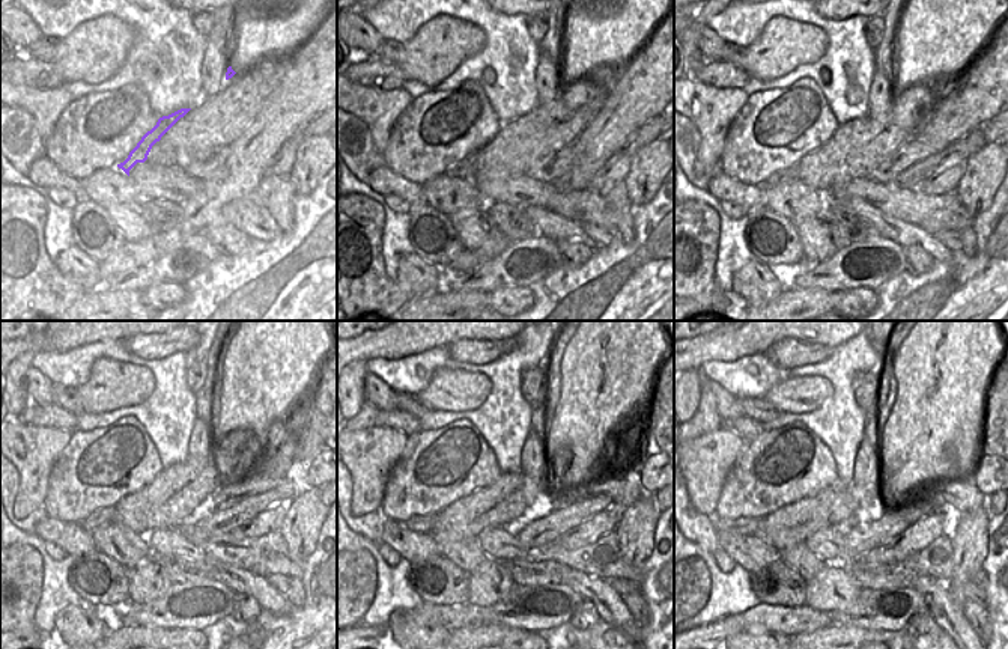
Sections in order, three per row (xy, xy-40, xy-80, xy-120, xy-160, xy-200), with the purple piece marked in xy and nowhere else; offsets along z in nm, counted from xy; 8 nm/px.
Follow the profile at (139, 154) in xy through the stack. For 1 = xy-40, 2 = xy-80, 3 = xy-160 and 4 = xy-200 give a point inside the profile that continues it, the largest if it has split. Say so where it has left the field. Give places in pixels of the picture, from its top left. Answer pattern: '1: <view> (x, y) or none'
1: xy-40 (462, 169)
2: xy-80 (790, 173)
3: xy-160 (420, 523)
4: xy-200 (745, 526)

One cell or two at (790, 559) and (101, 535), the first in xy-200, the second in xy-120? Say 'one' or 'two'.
one

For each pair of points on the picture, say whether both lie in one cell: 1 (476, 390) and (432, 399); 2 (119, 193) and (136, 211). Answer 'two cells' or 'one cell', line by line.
1: one cell
2: two cells

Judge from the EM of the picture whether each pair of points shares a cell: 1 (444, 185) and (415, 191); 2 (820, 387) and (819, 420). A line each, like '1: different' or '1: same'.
1: different
2: different

